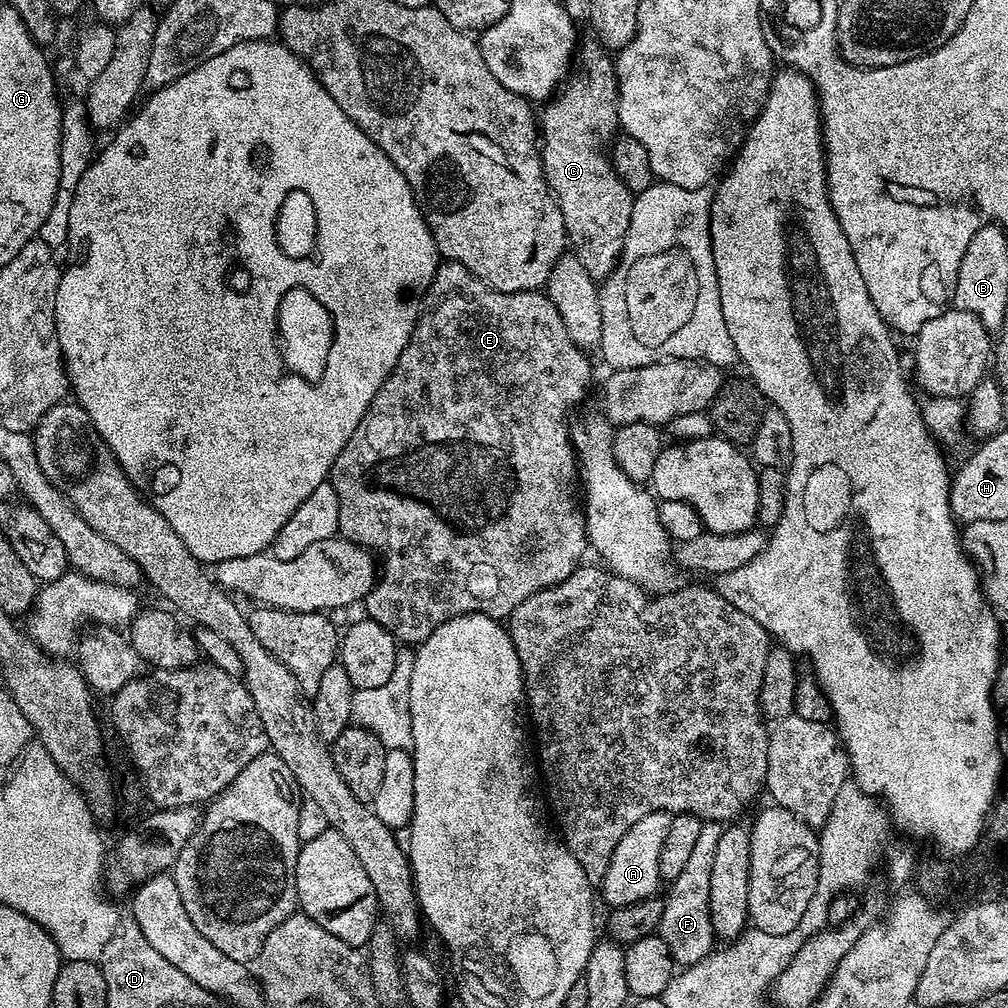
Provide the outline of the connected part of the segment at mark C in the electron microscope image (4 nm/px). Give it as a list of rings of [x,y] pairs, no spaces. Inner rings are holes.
[[[596,42],[591,43],[592,44],[586,45],[585,48],[583,45],[583,47],[579,49],[578,68],[580,64],[580,73],[577,74],[576,81],[574,81],[574,76],[574,79],[563,89],[563,91],[553,95],[551,99],[543,105],[543,108],[545,107],[544,113],[541,111],[538,116],[538,140],[540,143],[540,161],[544,167],[544,177],[548,183],[548,188],[552,191],[552,197],[556,200],[558,210],[562,210],[567,243],[570,245],[571,251],[582,262],[582,266],[586,266],[586,274],[590,274],[592,280],[603,282],[608,279],[611,272],[616,269],[616,263],[620,261],[620,255],[622,254],[624,243],[626,242],[626,230],[630,230],[630,214],[632,213],[634,196],[622,182],[622,178],[619,174],[613,170],[612,161],[609,153],[606,151],[606,146],[611,145],[620,128],[620,115],[618,114],[618,98],[620,97],[620,91],[616,89],[616,61],[613,53],[609,52],[607,48],[601,48],[599,43]]]

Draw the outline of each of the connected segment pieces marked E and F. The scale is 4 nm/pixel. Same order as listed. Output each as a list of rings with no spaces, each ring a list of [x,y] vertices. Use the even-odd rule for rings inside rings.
[[[449,260],[441,263],[440,267],[436,269],[430,286],[422,293],[419,305],[420,316],[416,320],[414,330],[410,334],[410,342],[402,350],[394,370],[386,378],[386,382],[382,382],[378,394],[374,394],[374,402],[370,402],[362,422],[358,422],[358,430],[354,430],[354,434],[350,434],[350,442],[346,442],[346,446],[342,446],[338,458],[332,463],[332,471],[330,473],[330,483],[334,486],[334,494],[338,494],[340,499],[338,502],[339,535],[345,540],[361,544],[363,548],[368,549],[369,552],[375,554],[382,561],[378,568],[378,579],[369,590],[367,596],[364,597],[362,608],[368,611],[365,612],[367,619],[378,622],[378,626],[382,626],[397,642],[404,646],[420,645],[423,640],[430,638],[430,634],[434,629],[442,626],[442,622],[446,622],[450,618],[458,618],[459,616],[477,612],[478,614],[486,614],[495,620],[503,621],[515,608],[522,606],[522,602],[526,602],[526,598],[538,594],[543,588],[549,588],[566,578],[570,578],[572,571],[581,567],[583,560],[580,559],[583,558],[584,551],[587,553],[590,548],[588,531],[584,521],[584,509],[581,507],[582,500],[578,495],[578,461],[576,459],[576,449],[572,446],[568,415],[588,396],[588,387],[592,384],[592,364],[588,361],[589,353],[585,349],[578,347],[574,342],[574,338],[570,338],[570,334],[566,334],[566,326],[562,322],[562,314],[558,314],[554,302],[550,302],[548,295],[540,290],[535,292],[493,292],[488,285],[477,280],[472,273],[468,272],[466,266]]]
[[[704,822],[690,858],[678,878],[671,881],[668,897],[663,897],[661,920],[658,935],[666,942],[673,961],[677,965],[697,964],[714,951],[714,937],[710,922],[710,869],[714,866],[714,849],[718,846],[721,825]]]

